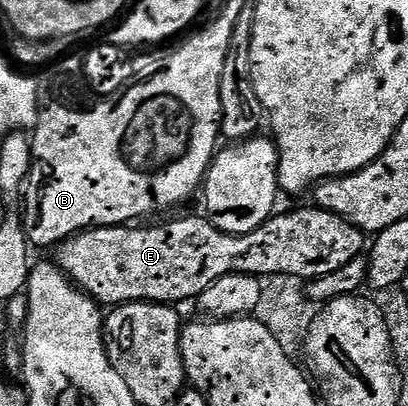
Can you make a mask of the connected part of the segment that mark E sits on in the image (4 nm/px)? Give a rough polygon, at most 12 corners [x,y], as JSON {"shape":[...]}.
{"shape":[[329,209],[237,237],[204,215],[59,246],[101,306],[198,299],[231,273],[311,279],[365,252]]}

